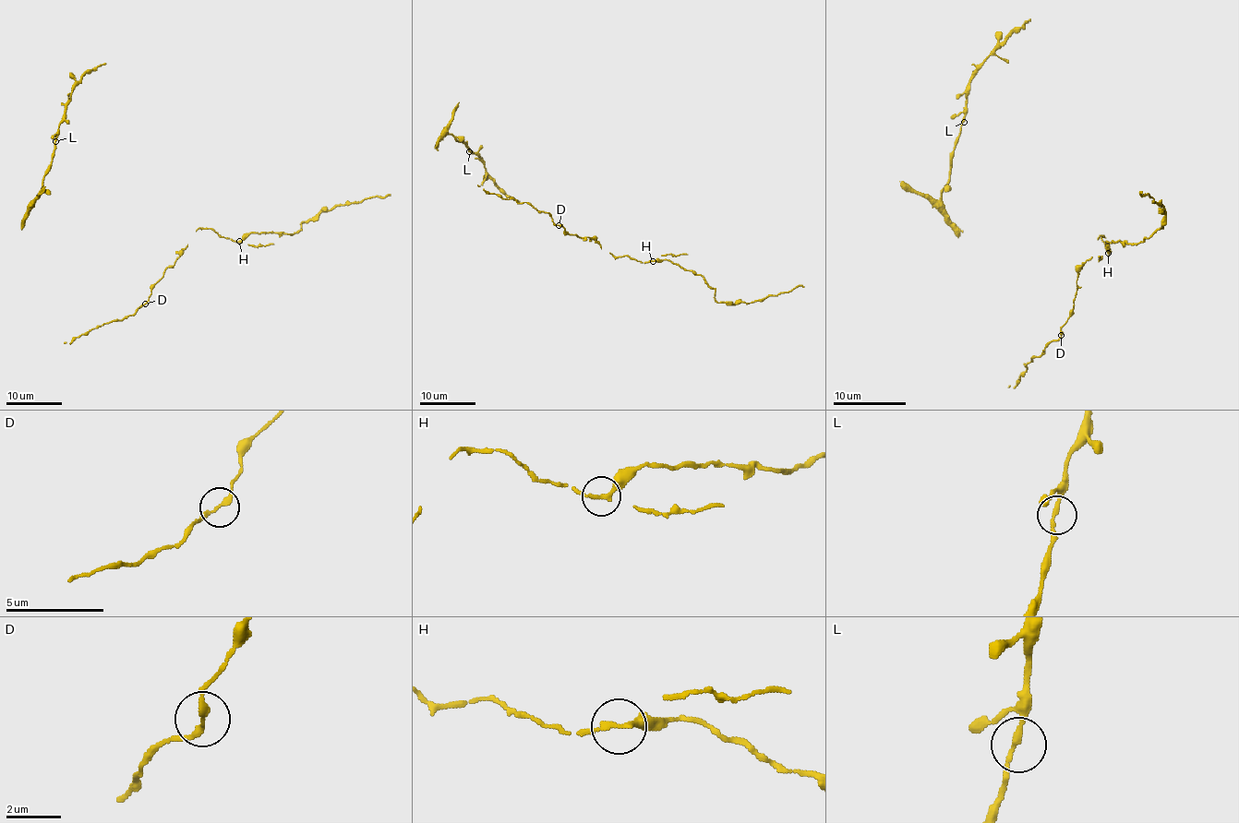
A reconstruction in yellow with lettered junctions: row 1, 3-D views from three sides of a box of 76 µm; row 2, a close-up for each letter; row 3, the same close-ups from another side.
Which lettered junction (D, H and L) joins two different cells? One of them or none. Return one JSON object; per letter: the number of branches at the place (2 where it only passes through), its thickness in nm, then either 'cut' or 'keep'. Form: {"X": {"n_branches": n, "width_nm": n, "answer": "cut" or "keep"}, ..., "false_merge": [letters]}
{"D": {"n_branches": 2, "width_nm": 200, "answer": "keep"}, "H": {"n_branches": 2, "width_nm": 200, "answer": "cut"}, "L": {"n_branches": 2, "width_nm": 190, "answer": "keep"}, "false_merge": ["H"]}

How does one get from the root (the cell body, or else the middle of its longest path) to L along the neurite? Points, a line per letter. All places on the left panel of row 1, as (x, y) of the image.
L: (50, 194), (42, 185), (55, 141)

